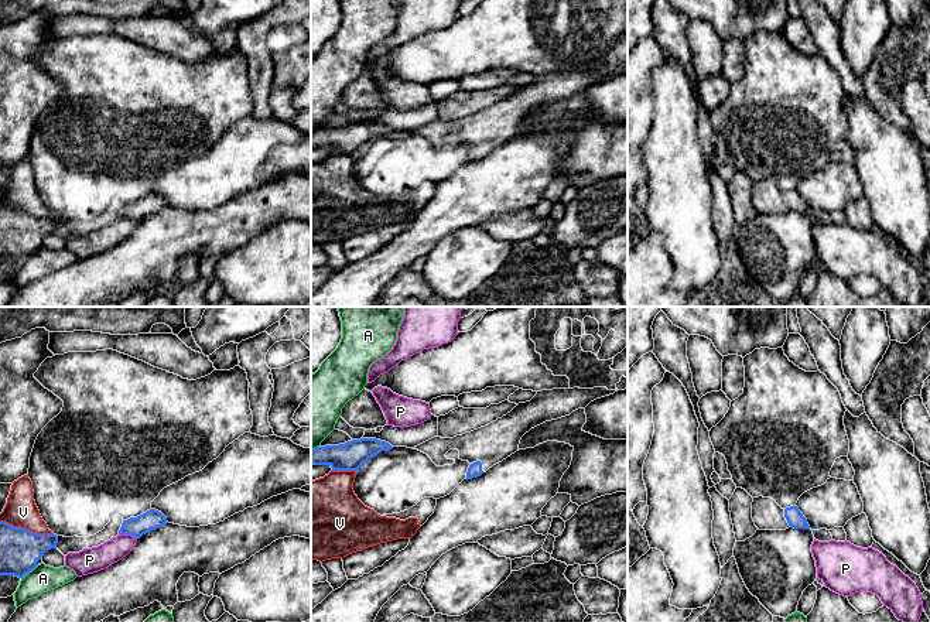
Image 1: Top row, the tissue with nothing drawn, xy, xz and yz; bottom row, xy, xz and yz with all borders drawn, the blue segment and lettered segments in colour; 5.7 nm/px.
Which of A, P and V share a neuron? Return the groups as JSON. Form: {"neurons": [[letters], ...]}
{"neurons": [["A"], ["P"], ["V"]]}

